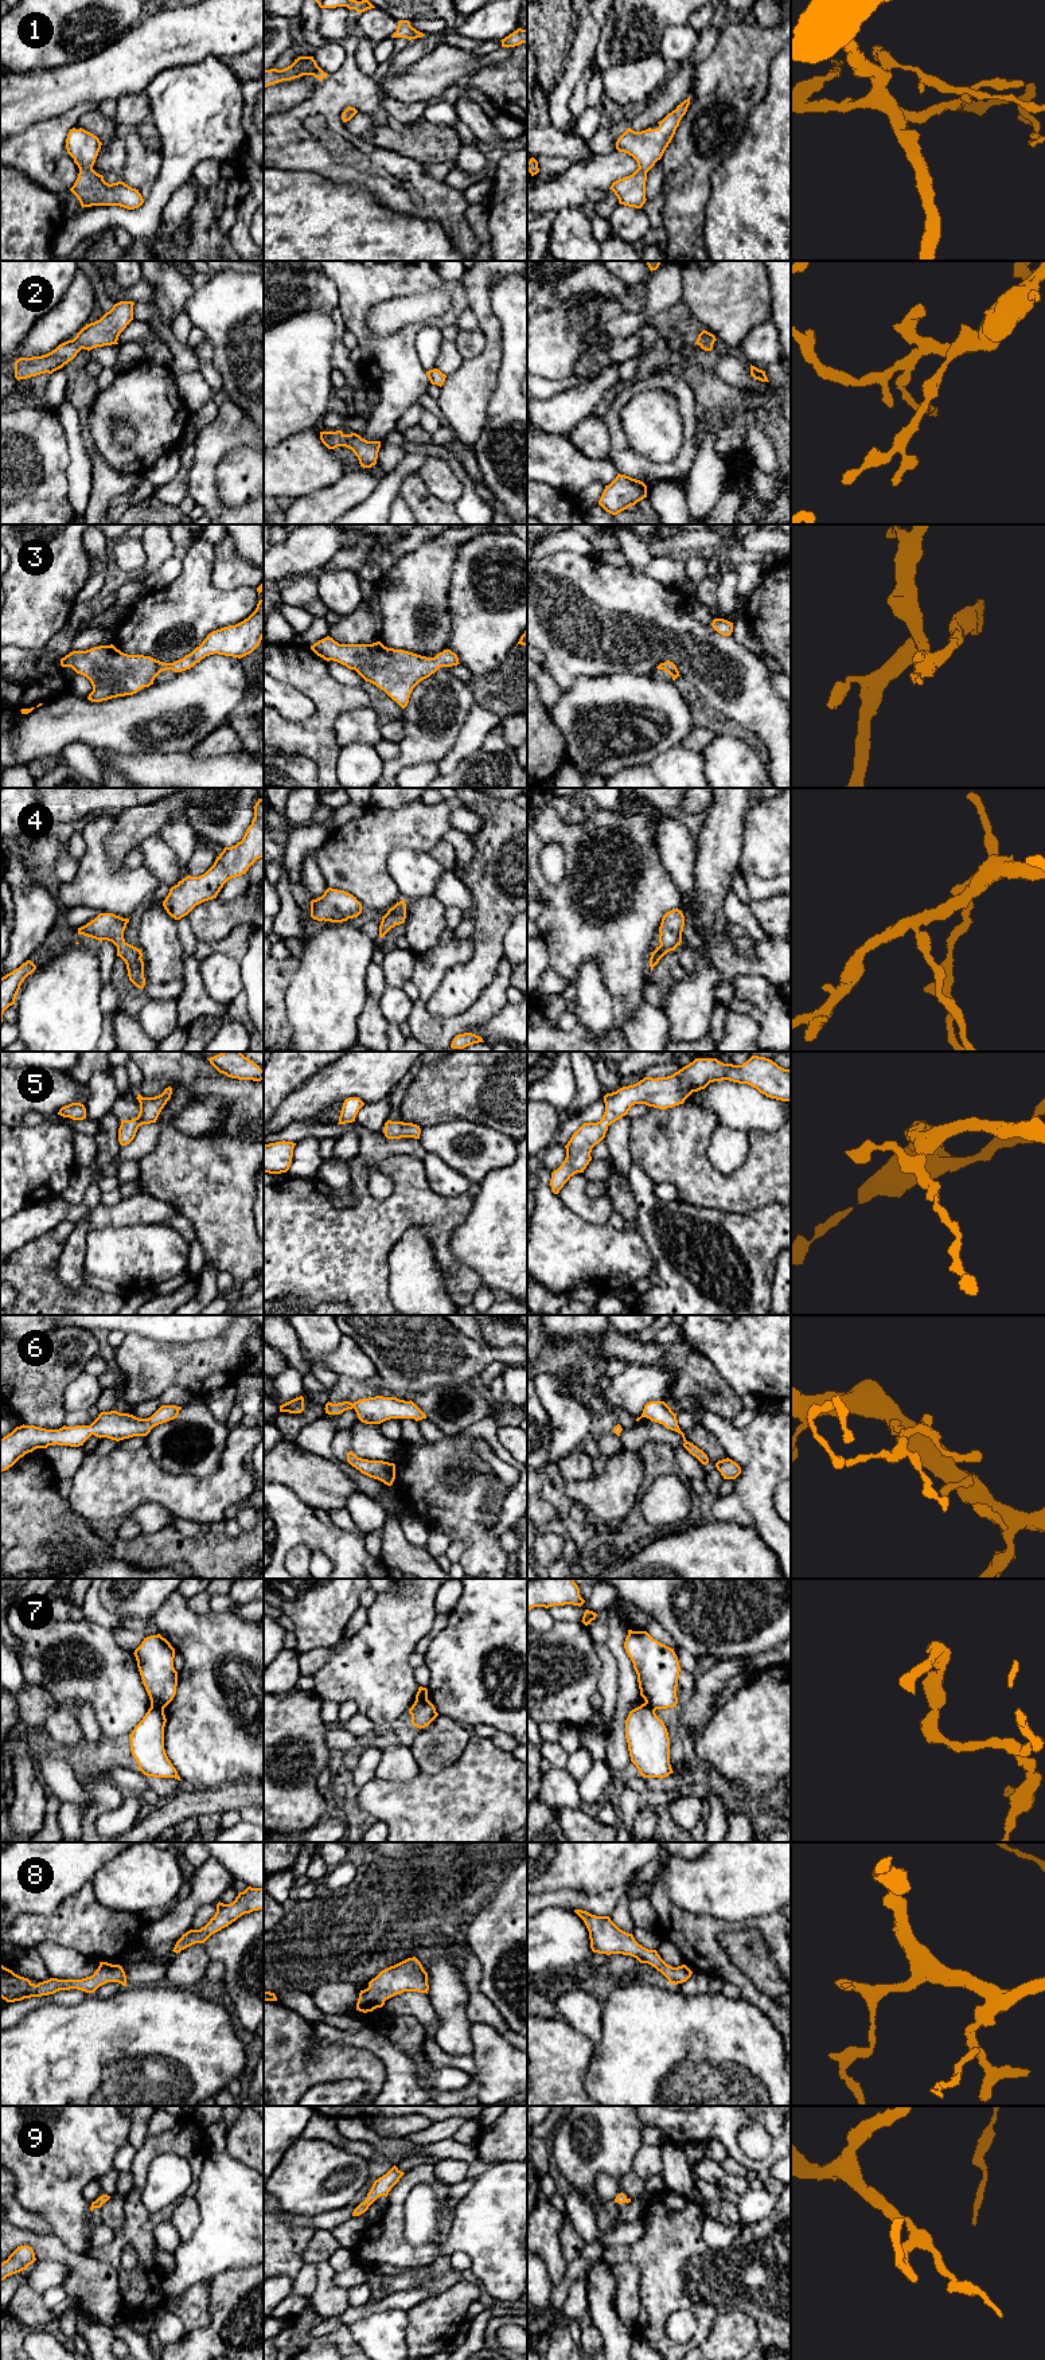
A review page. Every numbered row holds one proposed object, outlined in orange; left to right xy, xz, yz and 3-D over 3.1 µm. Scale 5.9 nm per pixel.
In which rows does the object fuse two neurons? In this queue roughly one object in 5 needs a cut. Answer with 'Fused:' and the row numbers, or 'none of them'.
Fused: 7

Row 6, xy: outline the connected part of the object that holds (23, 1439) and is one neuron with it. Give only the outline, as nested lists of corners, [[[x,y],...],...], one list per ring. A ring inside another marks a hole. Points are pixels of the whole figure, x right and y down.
[[[161,1405],[148,1419],[139,1419],[117,1411],[101,1412],[90,1425],[63,1425],[59,1429],[23,1424],[0,1439],[0,1472],[8,1470],[20,1458],[36,1448],[47,1448],[54,1444],[79,1447],[91,1435],[116,1442],[133,1436],[147,1436],[153,1427],[176,1419],[180,1409],[182,1407],[176,1405]]]

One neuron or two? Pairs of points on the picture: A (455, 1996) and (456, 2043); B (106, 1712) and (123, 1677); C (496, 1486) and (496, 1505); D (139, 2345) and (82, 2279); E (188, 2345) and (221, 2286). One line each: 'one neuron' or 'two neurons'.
A: one neuron
B: one neuron
C: one neuron
D: two neurons
E: one neuron

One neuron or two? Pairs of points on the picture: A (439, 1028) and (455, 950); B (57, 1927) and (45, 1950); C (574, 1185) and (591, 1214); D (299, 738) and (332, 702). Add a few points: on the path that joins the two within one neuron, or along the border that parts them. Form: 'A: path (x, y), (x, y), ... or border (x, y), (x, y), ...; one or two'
A: path (422, 1009), (427, 978), (435, 970); one
B: border (32, 1949), (41, 1943), (55, 1942), (78, 1951); two
C: path (574, 1192), (574, 1197), (585, 1208); one
D: path (308, 730), (326, 712); one

